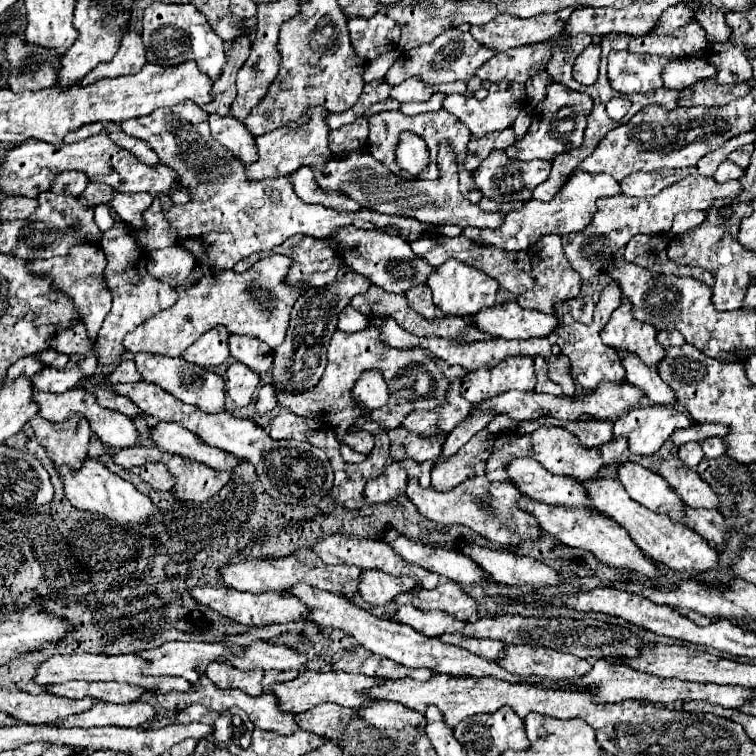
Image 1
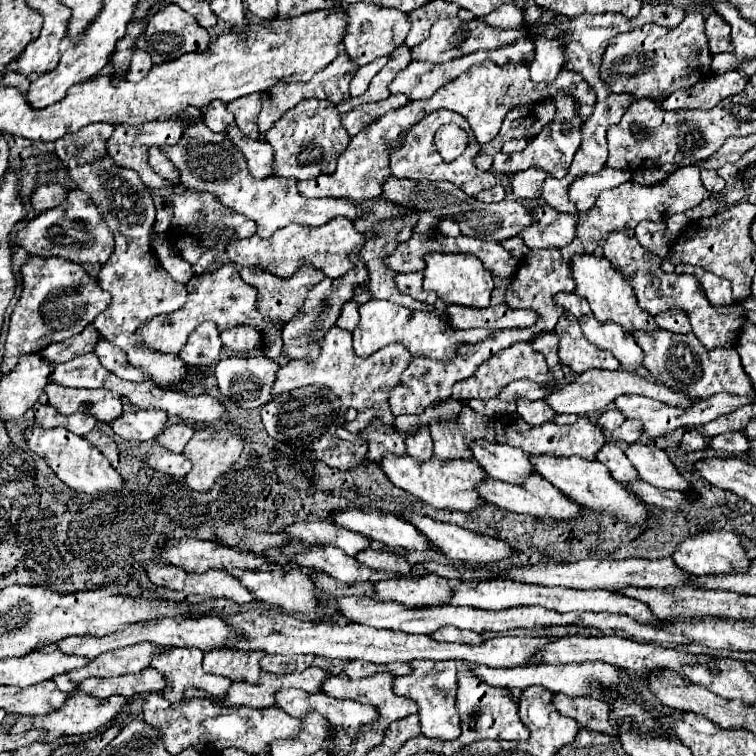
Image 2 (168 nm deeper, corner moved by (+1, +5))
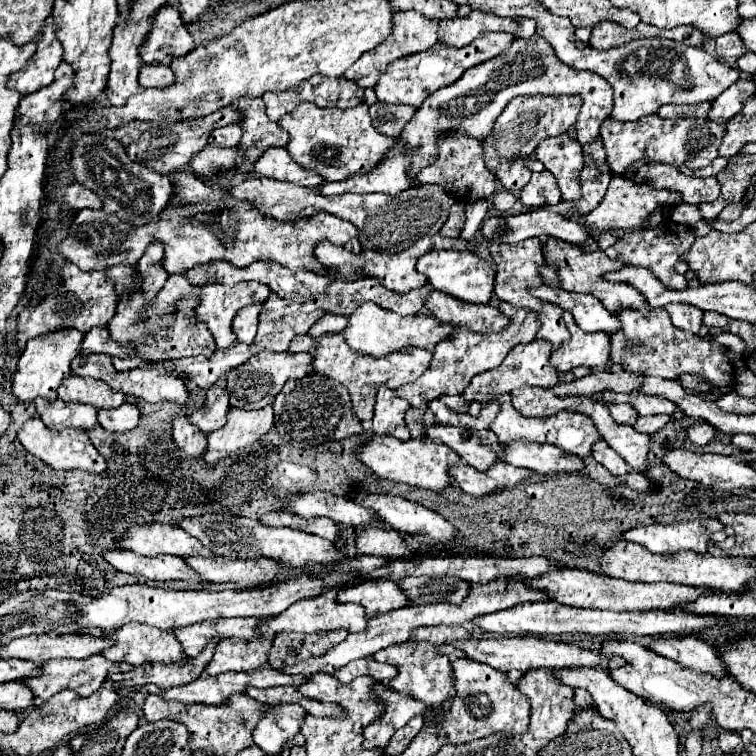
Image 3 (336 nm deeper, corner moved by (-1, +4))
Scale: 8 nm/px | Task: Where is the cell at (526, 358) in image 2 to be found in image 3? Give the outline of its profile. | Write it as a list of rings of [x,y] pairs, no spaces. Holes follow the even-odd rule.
[[[532,341],[528,345],[516,345],[506,359],[500,363],[500,367],[492,369],[492,371],[484,371],[480,375],[474,375],[470,385],[464,389],[464,399],[472,401],[472,399],[480,399],[480,395],[504,395],[510,393],[516,387],[522,385],[536,385],[536,387],[554,387],[558,383],[558,373],[556,369],[550,365],[550,353],[552,347],[546,341]]]

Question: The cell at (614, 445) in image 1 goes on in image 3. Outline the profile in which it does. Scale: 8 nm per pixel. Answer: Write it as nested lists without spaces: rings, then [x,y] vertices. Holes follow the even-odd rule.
[[[656,415],[656,417],[638,417],[634,429],[640,431],[640,433],[646,433],[646,435],[652,435],[652,433],[656,433],[658,429],[662,429],[670,419],[672,419],[672,417],[664,417],[664,415],[660,415],[660,417],[658,417],[658,415]]]

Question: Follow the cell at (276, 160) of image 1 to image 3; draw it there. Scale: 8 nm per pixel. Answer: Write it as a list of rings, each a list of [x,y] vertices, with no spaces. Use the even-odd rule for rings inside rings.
[[[300,103],[278,123],[290,135],[286,151],[292,155],[292,159],[306,169],[324,175],[326,181],[340,181],[354,173],[370,171],[394,145],[394,137],[382,135],[374,129],[366,103],[352,109],[322,109],[312,103]]]

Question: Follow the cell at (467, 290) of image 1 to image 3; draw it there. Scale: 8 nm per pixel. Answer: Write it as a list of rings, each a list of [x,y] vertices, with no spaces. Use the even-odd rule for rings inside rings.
[[[428,251],[426,255],[422,255],[418,259],[416,267],[424,271],[424,275],[428,277],[428,281],[432,283],[434,289],[448,293],[456,299],[486,305],[492,297],[494,267],[488,261],[484,261],[482,257],[478,257],[476,253],[468,253],[468,251]]]

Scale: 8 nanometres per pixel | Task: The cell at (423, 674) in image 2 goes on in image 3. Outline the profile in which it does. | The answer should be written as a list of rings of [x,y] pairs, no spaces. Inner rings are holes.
[[[406,641],[406,643],[376,651],[372,657],[380,663],[390,663],[390,665],[398,667],[398,677],[394,677],[390,681],[390,689],[404,693],[404,695],[410,695],[412,699],[424,703],[426,709],[436,713],[434,723],[436,725],[442,723],[442,705],[446,703],[446,699],[456,695],[456,687],[454,687],[454,679],[452,679],[452,667],[450,667],[450,659],[446,655],[438,655],[434,651],[434,645],[430,645],[430,643]]]

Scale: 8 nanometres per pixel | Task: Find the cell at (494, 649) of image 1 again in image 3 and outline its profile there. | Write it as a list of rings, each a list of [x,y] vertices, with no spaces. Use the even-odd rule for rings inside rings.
[[[458,625],[456,627],[420,627],[418,631],[412,633],[412,641],[426,641],[432,645],[442,645],[442,643],[460,641],[460,639],[470,639],[470,633]]]

